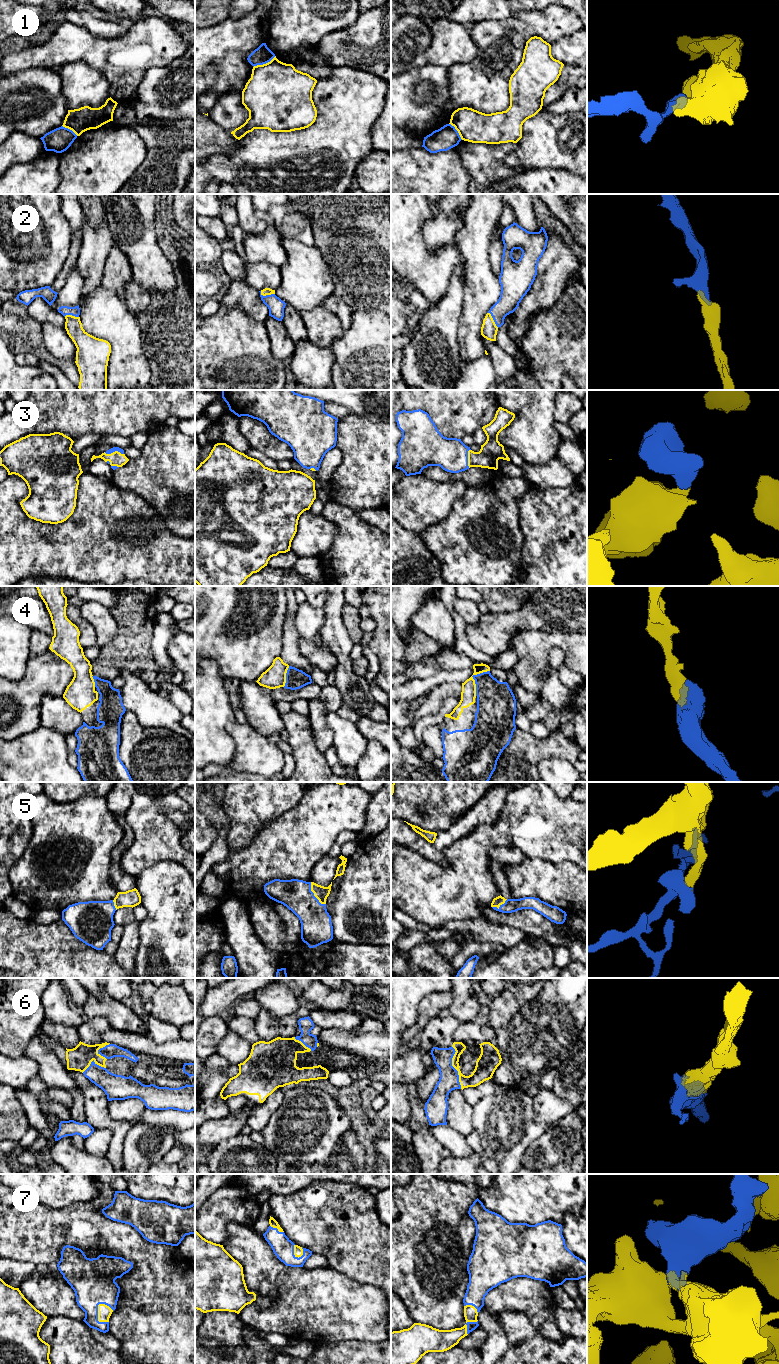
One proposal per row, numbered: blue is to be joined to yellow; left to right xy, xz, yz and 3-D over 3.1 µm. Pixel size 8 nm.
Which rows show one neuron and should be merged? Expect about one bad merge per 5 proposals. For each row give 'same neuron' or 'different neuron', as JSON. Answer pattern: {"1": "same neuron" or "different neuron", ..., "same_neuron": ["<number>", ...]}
{"1": "different neuron", "2": "same neuron", "3": "same neuron", "4": "same neuron", "5": "same neuron", "6": "same neuron", "7": "same neuron", "same_neuron": ["2", "3", "4", "5", "6", "7"]}

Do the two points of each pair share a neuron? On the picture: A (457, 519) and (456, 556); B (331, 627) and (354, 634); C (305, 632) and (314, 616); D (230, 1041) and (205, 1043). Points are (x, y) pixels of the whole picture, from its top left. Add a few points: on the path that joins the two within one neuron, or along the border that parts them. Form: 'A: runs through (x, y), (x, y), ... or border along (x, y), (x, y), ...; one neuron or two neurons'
A: runs through (457, 528), (457, 547); one neuron
B: border along (342, 609), (342, 623), (351, 641); two neurons
C: runs through (308, 628), (310, 620); one neuron
D: border along (228, 1029), (216, 1053); two neurons

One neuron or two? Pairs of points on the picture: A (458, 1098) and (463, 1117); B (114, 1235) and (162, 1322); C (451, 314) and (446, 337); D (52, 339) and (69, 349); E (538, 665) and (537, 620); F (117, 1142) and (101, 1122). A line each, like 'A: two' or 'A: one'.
A: one
B: one
C: one
D: one
E: two
F: one

